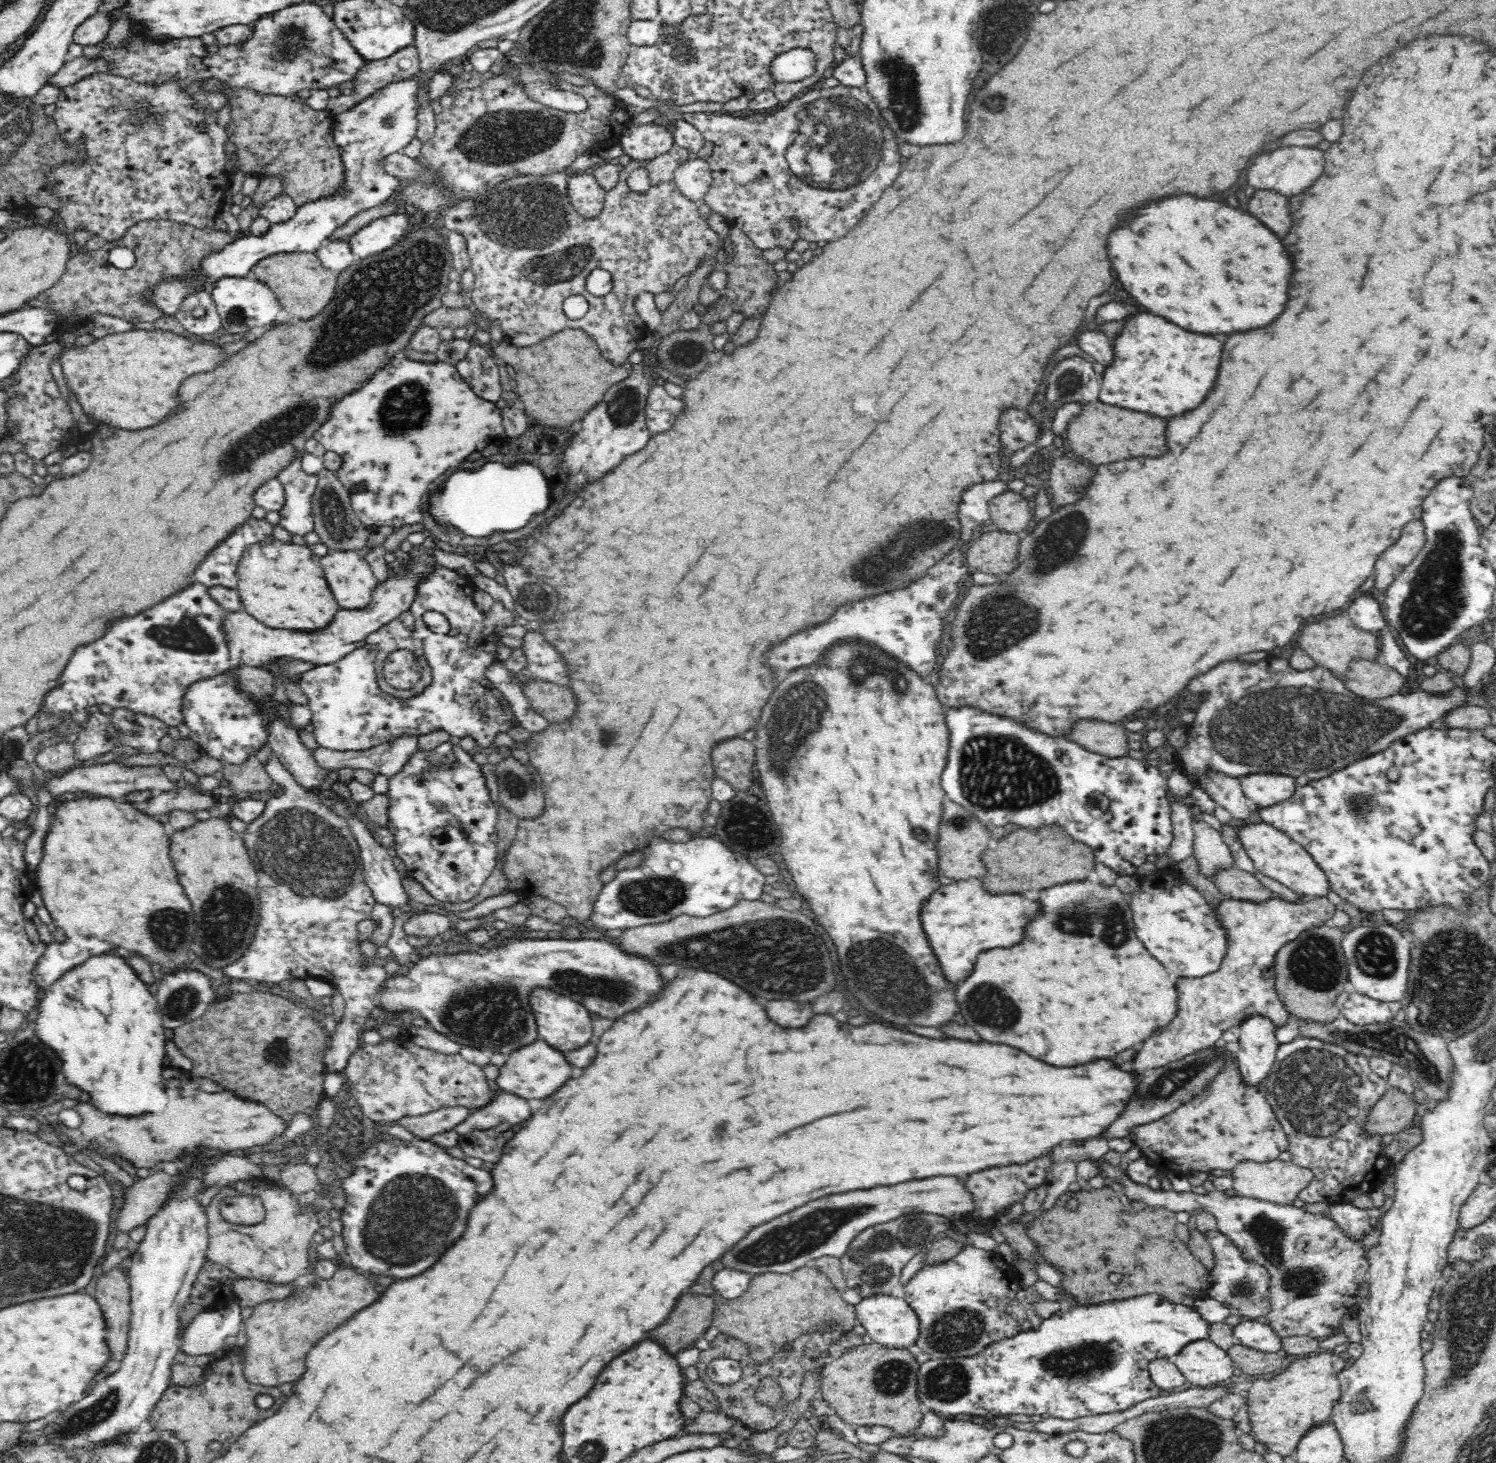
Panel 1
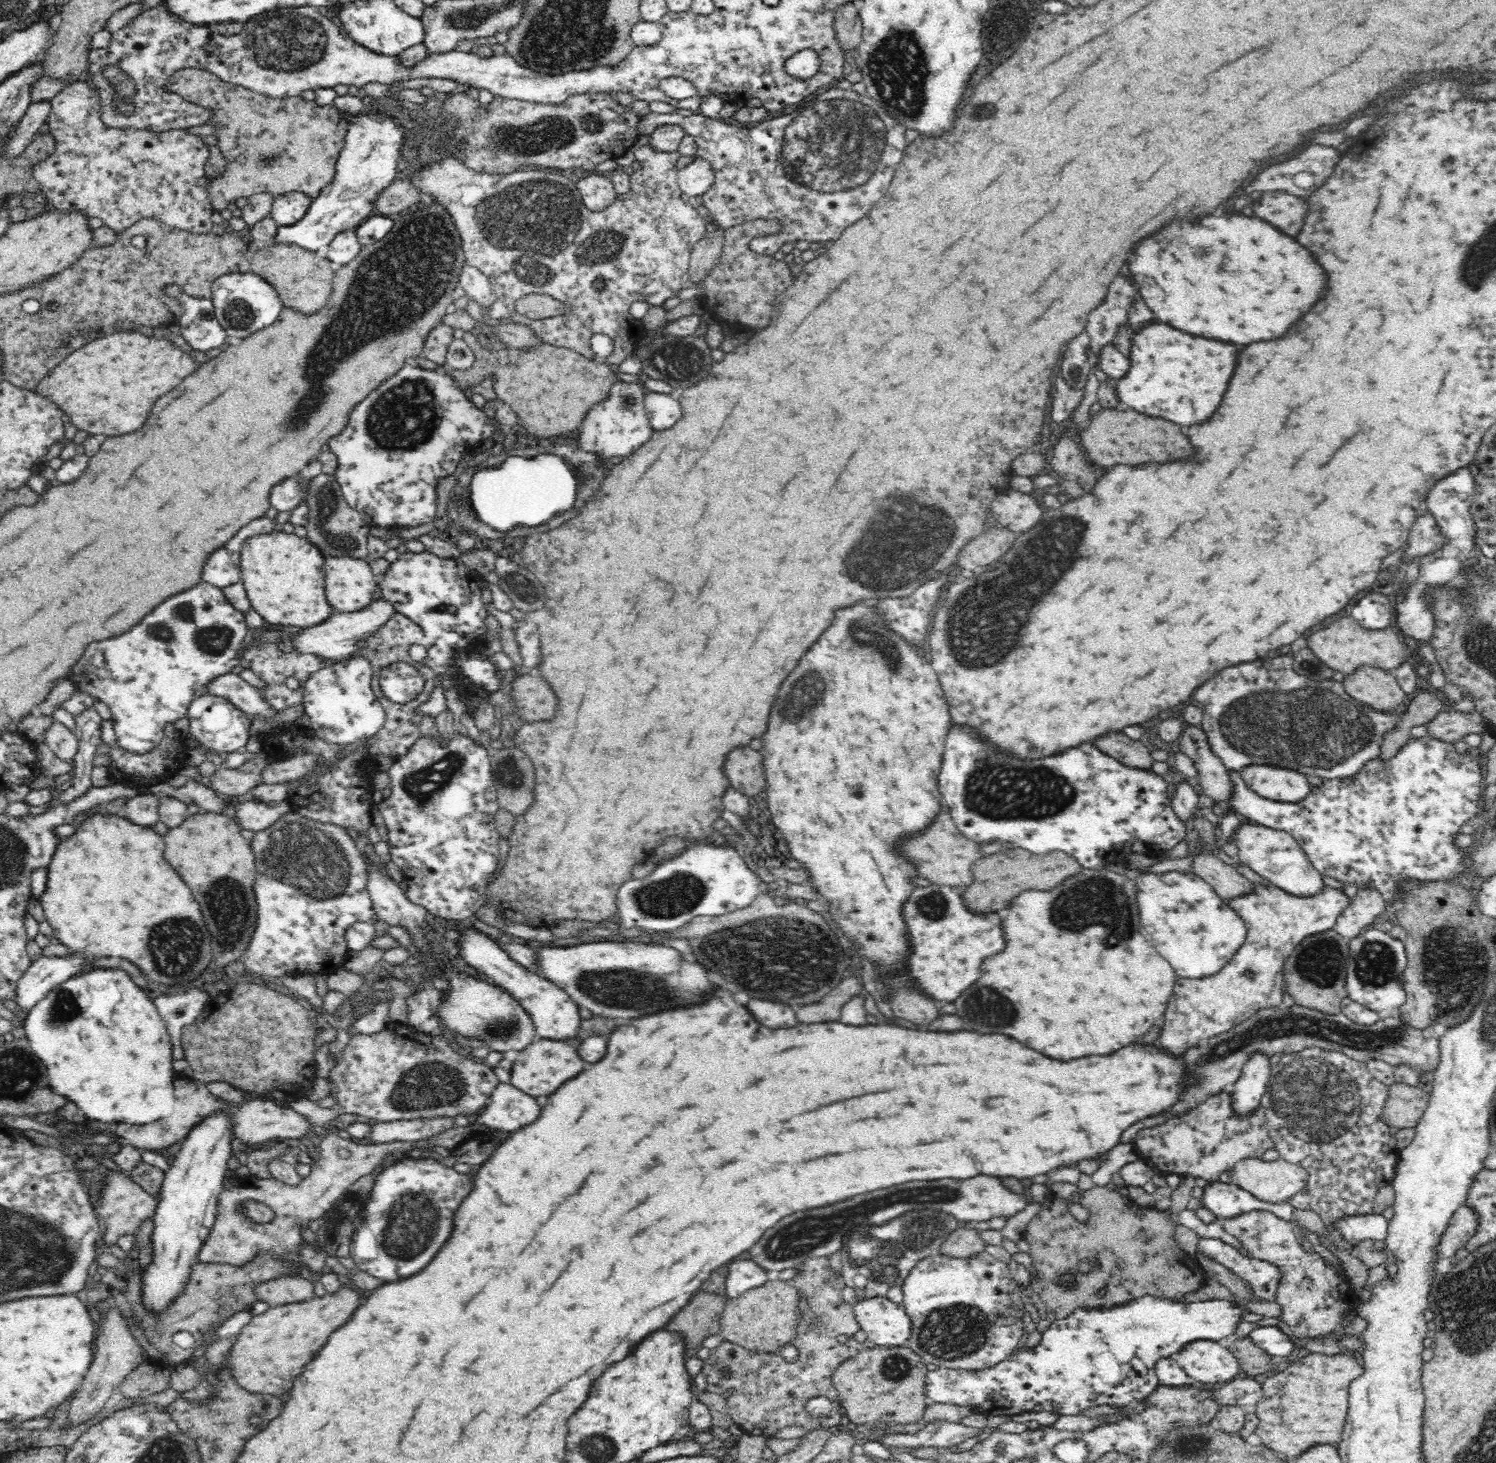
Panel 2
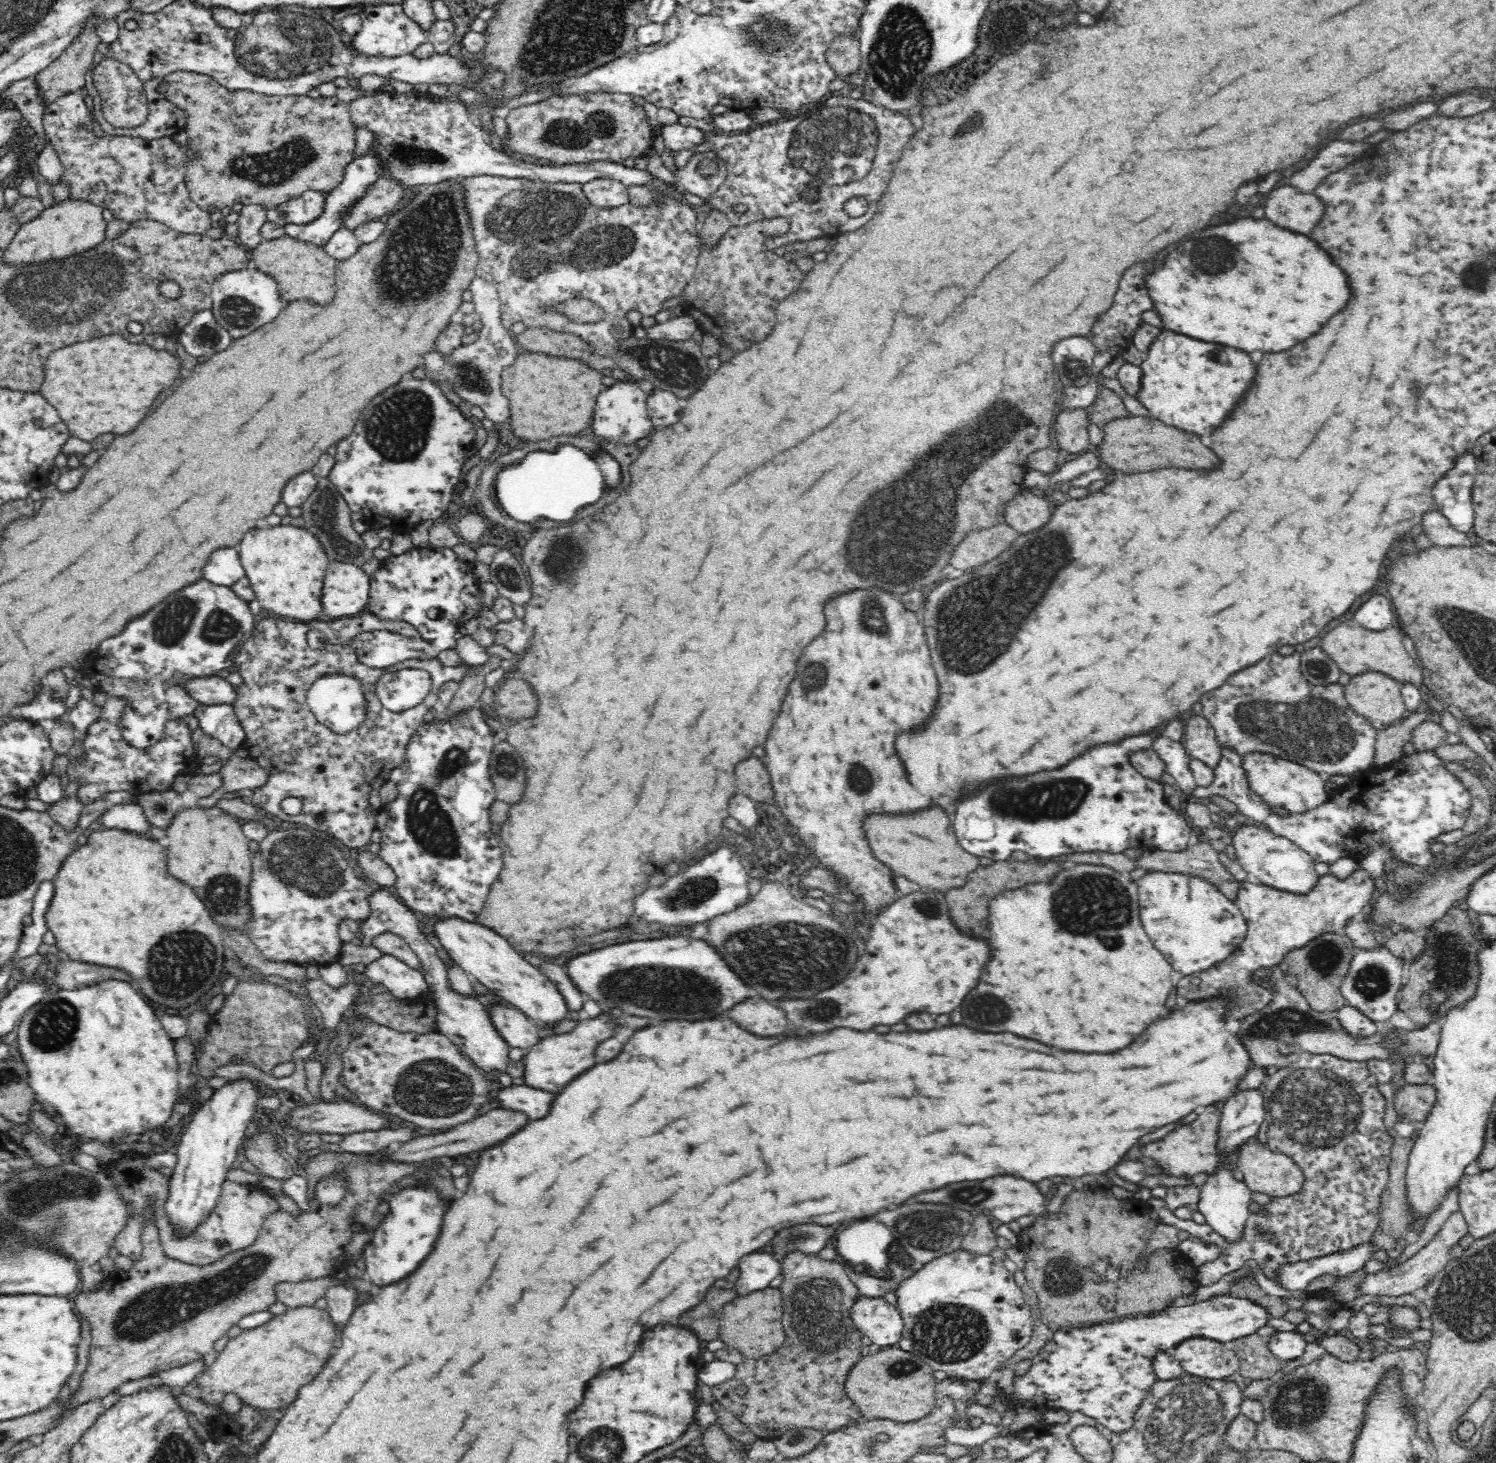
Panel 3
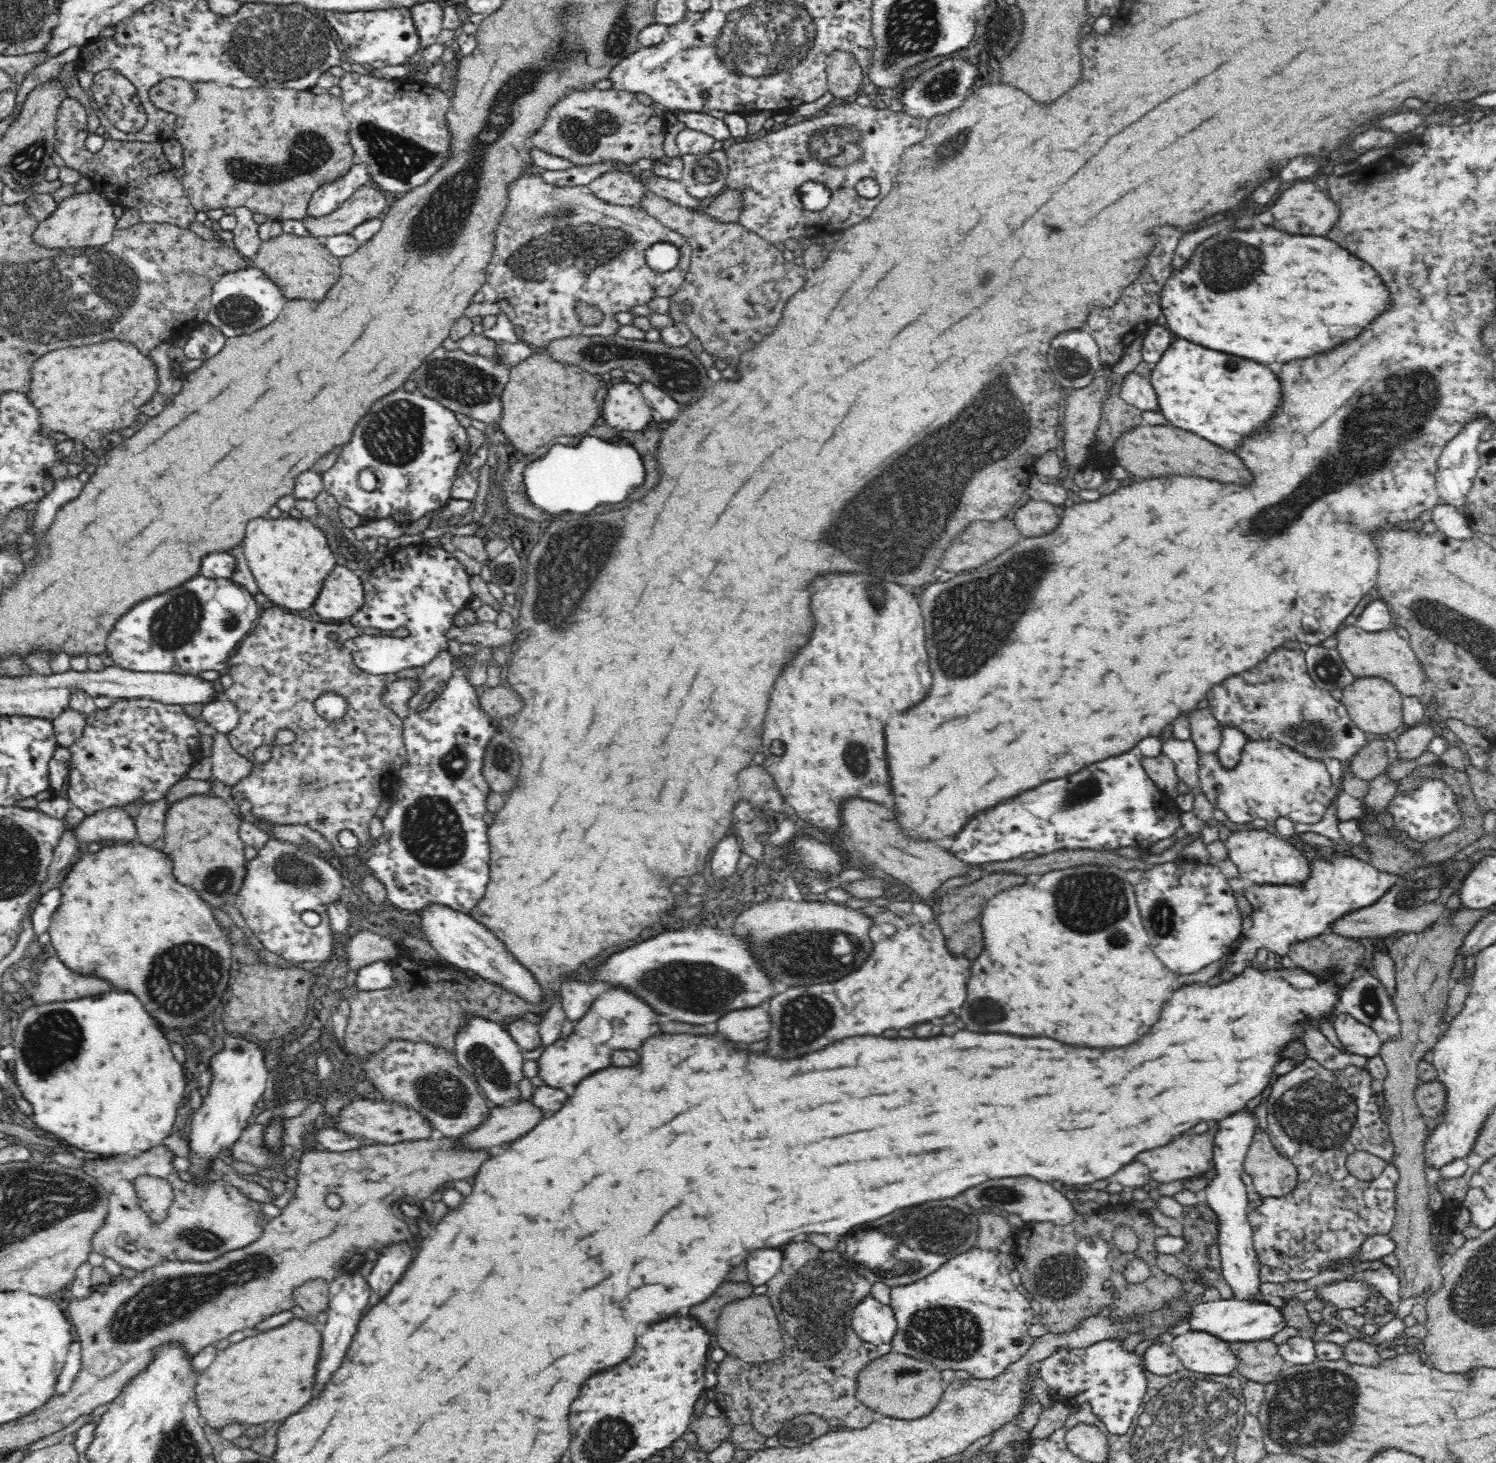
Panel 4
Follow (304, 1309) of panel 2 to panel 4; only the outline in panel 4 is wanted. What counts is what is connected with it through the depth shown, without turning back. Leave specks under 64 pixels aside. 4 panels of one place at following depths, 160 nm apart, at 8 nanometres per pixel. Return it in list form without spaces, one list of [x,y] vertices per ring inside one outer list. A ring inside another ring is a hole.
[[[292,1318],[282,1326],[260,1331],[256,1336],[245,1337],[242,1341],[219,1350],[214,1362],[196,1379],[195,1401],[203,1424],[222,1428],[224,1422],[236,1422],[236,1420],[246,1424],[258,1424],[268,1420],[283,1421],[288,1414],[294,1414],[296,1410],[300,1410],[300,1406],[304,1406],[308,1398],[312,1398],[321,1350],[321,1326],[302,1318]]]

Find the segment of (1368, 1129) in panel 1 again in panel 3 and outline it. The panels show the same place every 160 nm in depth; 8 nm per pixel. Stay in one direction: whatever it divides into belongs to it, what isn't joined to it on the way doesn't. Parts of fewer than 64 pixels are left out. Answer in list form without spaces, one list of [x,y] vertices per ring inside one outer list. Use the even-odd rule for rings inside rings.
[[[1430,1083],[1407,1084],[1395,1088],[1394,1110],[1396,1117],[1406,1123],[1417,1126],[1422,1124],[1432,1110],[1436,1098],[1436,1089]]]

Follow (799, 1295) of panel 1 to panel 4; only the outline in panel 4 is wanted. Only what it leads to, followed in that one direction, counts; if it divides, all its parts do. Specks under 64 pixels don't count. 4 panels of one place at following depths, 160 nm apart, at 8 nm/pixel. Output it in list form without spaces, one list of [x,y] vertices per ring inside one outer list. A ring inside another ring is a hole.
[[[758,1294],[744,1298],[742,1302],[730,1302],[718,1318],[716,1326],[717,1346],[722,1346],[724,1351],[732,1352],[738,1358],[747,1363],[766,1363],[778,1360],[780,1353],[783,1352],[780,1321],[776,1318],[774,1307],[767,1294]]]

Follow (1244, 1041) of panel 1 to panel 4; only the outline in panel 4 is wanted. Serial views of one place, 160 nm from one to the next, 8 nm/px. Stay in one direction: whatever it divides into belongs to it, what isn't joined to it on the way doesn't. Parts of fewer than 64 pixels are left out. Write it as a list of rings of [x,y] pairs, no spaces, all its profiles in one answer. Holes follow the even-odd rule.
[[[1252,1108],[1236,1110],[1234,1114],[1220,1120],[1220,1130],[1213,1144],[1214,1178],[1204,1190],[1205,1205],[1215,1214],[1217,1224],[1217,1241],[1221,1256],[1219,1270],[1232,1288],[1233,1297],[1244,1300],[1260,1295],[1259,1284],[1262,1283],[1259,1279],[1260,1261],[1253,1247],[1253,1230],[1248,1220],[1250,1189],[1240,1178],[1247,1150],[1259,1129],[1258,1116]]]

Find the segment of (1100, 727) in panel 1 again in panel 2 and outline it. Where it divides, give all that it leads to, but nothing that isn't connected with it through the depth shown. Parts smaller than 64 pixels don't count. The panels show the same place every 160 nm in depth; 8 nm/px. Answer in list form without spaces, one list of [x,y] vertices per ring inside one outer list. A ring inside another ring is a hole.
[[[1124,732],[1102,734],[1092,742],[1092,746],[1129,767],[1150,769],[1154,761],[1150,753],[1152,747],[1148,742],[1132,740]]]

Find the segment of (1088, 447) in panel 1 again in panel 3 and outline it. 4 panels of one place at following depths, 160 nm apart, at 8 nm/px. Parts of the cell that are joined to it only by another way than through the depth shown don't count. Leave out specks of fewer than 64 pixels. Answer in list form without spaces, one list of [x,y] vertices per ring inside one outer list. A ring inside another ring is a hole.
[[[1148,416],[1116,417],[1105,422],[1101,429],[1104,436],[1102,436],[1100,446],[1097,447],[1099,460],[1108,464],[1110,468],[1122,470],[1126,474],[1136,472],[1136,470],[1154,470],[1160,466],[1204,468],[1204,466],[1212,466],[1212,462],[1216,462],[1212,458],[1212,452],[1200,442],[1200,438],[1196,434],[1188,434],[1174,426],[1166,426],[1160,420],[1154,420]]]

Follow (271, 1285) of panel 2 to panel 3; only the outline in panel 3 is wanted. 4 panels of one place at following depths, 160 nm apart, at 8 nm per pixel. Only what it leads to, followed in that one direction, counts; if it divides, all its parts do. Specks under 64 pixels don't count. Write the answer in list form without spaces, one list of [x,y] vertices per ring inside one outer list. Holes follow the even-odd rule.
[[[336,1276],[300,1282],[279,1282],[273,1286],[273,1296],[275,1302],[286,1304],[290,1308],[312,1306],[319,1298],[325,1296],[328,1288],[340,1282]]]

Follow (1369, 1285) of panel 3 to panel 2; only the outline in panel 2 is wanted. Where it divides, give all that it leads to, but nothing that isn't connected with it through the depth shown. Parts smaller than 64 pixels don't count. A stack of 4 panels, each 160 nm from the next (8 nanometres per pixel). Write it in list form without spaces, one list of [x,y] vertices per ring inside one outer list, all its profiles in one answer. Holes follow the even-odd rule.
[[[1465,1204],[1456,1210],[1438,1248],[1440,1260],[1454,1256],[1456,1251],[1476,1234],[1478,1226],[1480,1226],[1480,1218],[1472,1206]]]

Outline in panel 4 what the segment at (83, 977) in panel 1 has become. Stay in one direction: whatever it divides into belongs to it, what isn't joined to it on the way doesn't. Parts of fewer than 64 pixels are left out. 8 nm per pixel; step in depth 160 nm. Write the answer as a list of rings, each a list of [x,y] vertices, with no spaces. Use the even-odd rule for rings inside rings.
[[[110,990],[100,998],[86,996],[78,1000],[56,999],[39,1005],[31,1003],[29,1009],[19,1013],[12,1035],[16,1054],[11,1064],[13,1085],[32,1104],[34,1121],[55,1140],[104,1158],[151,1149],[161,1144],[174,1129],[178,1102],[187,1099],[191,1084],[182,1080],[187,1078],[184,1067],[176,1062],[156,1020],[132,992]]]

